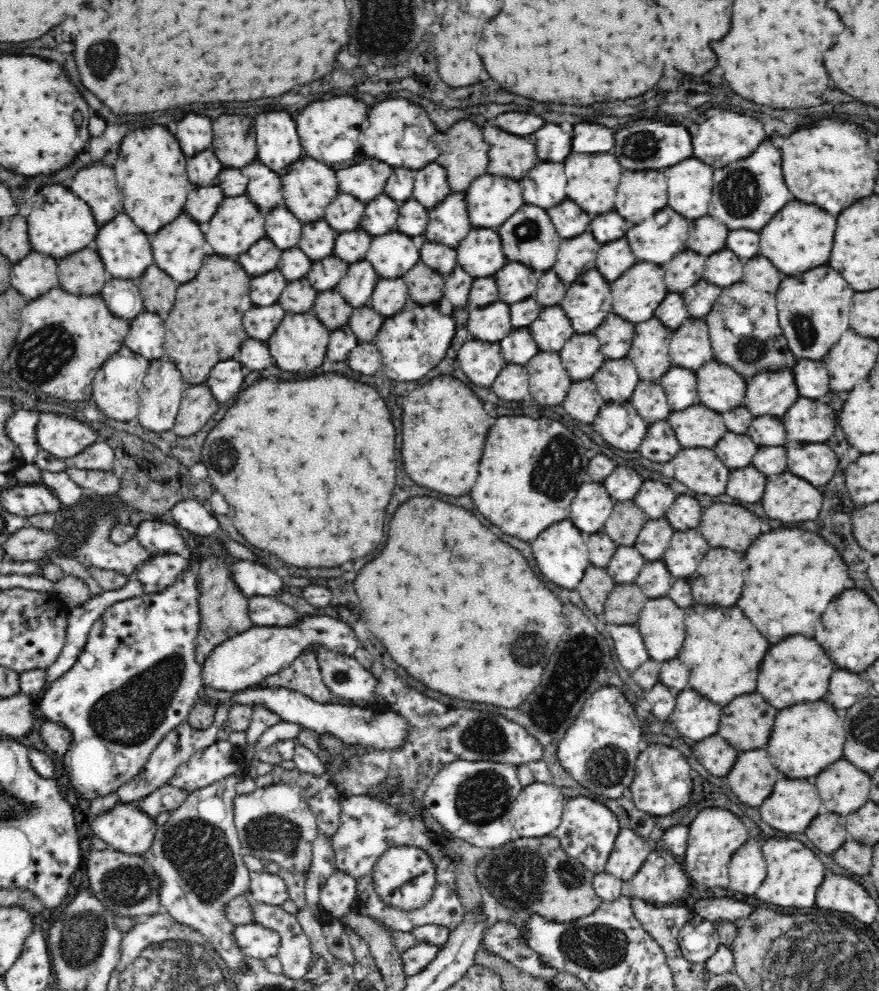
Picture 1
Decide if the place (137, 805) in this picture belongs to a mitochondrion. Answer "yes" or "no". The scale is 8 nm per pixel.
no

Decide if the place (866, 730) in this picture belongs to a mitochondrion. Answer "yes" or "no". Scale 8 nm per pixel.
yes

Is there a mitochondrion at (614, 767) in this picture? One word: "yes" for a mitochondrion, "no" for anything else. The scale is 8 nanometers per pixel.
yes

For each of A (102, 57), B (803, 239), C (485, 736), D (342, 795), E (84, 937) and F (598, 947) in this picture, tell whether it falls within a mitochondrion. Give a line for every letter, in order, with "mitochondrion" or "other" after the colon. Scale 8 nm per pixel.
A: mitochondrion
B: other
C: mitochondrion
D: other
E: mitochondrion
F: mitochondrion

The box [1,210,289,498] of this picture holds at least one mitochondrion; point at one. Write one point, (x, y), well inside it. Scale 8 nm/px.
(43, 354)

